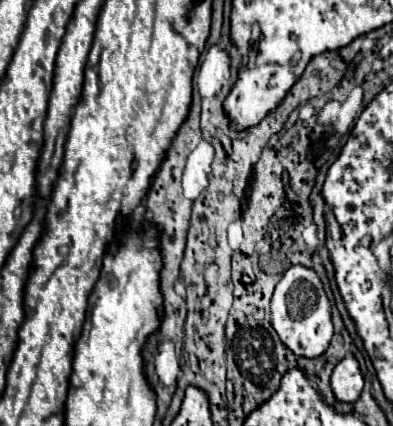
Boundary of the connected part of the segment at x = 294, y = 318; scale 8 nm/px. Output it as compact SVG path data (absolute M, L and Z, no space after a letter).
M293 264L285 270L283 278L275 286L271 298L271 324L283 344L299 356L317 358L329 346L333 336L333 322L331 322L331 306L323 288L321 278L313 268Z

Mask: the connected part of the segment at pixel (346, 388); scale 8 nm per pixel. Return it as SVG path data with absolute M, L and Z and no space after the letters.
M347 354L331 374L331 388L337 400L355 402L363 390L363 374L353 354Z

